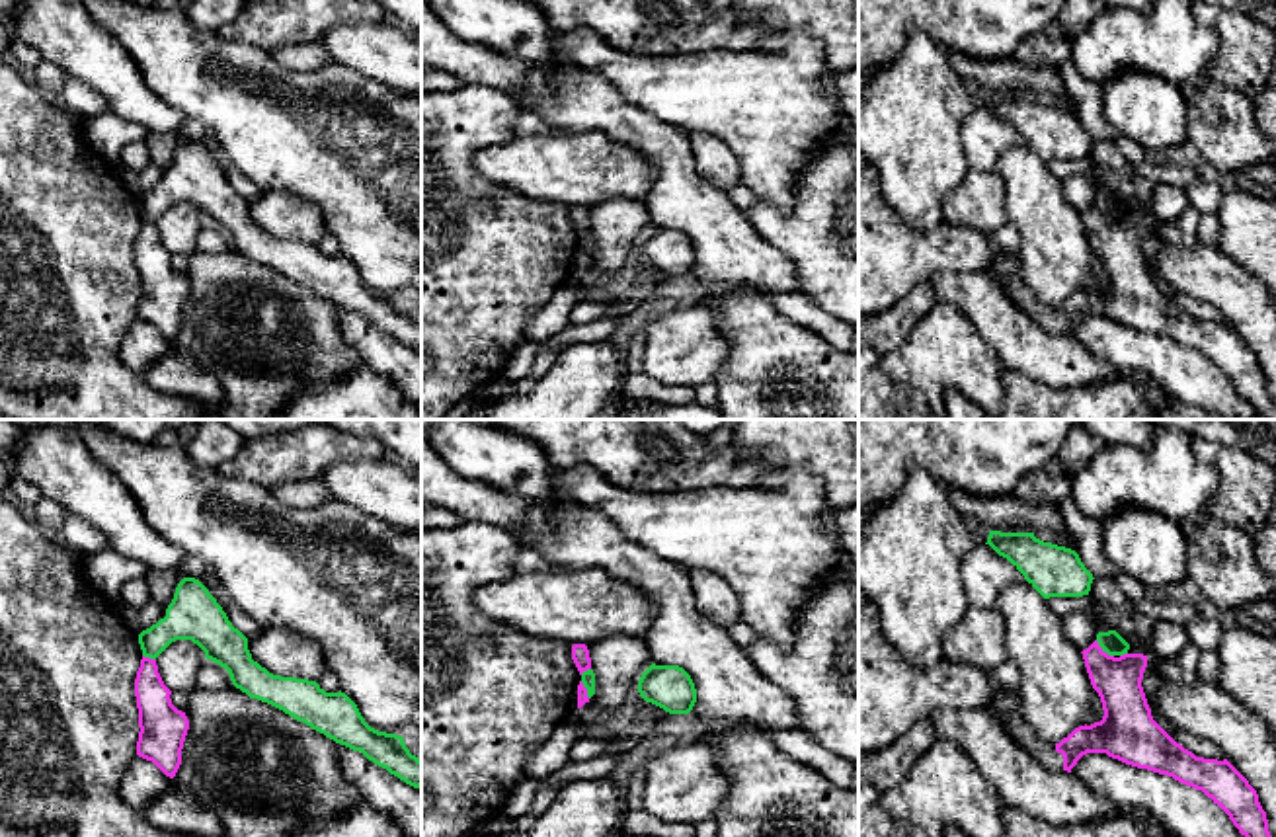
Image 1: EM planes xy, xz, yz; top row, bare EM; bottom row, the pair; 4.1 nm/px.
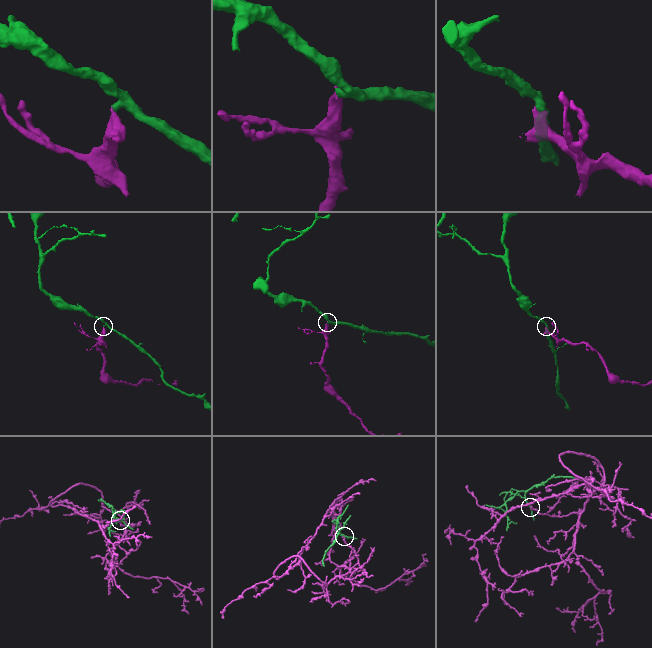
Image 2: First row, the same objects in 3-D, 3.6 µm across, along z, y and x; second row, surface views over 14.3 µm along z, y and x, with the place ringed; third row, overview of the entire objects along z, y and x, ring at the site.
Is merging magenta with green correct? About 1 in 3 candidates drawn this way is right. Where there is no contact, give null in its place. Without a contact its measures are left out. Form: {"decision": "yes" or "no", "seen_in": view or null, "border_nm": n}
{"decision": "no", "seen_in": "yz", "border_nm": 100}

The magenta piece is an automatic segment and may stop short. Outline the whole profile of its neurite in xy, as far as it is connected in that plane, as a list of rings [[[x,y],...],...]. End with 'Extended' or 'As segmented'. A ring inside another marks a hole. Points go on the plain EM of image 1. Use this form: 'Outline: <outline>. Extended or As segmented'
Outline: [[[140,222],[135,242],[139,271],[137,318],[152,324],[166,339],[174,341],[181,328],[181,312],[189,293],[185,275],[178,273],[164,248],[156,222]]]. As segmented

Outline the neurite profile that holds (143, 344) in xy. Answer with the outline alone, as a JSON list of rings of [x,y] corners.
[[[135,320],[119,343],[121,361],[137,373],[142,373],[150,363],[156,363],[172,347],[152,324]]]

